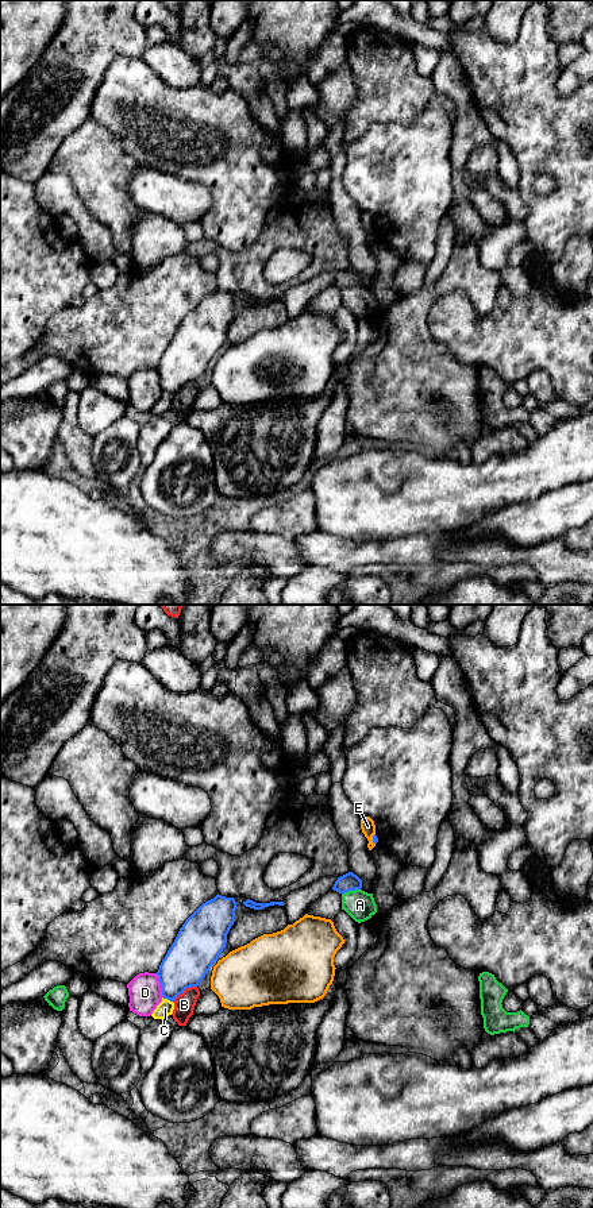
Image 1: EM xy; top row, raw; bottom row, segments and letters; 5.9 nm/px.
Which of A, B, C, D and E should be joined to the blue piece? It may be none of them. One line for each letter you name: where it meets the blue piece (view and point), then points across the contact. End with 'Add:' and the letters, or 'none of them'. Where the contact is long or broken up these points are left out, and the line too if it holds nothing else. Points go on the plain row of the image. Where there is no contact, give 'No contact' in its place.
C: Touches blue at xy (168, 394). Path across: xy (187, 358), (176, 369), (168, 394), (165, 404)
Add: C

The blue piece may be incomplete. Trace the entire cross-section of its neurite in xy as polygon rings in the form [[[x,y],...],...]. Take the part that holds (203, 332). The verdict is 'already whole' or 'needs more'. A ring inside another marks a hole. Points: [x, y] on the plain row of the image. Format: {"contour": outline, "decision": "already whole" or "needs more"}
{"contour": [[[217,289],[185,316],[157,367],[163,393],[151,409],[154,414],[172,410],[174,394],[186,383],[197,382],[219,355],[235,305],[234,293]]], "decision": "needs more"}

